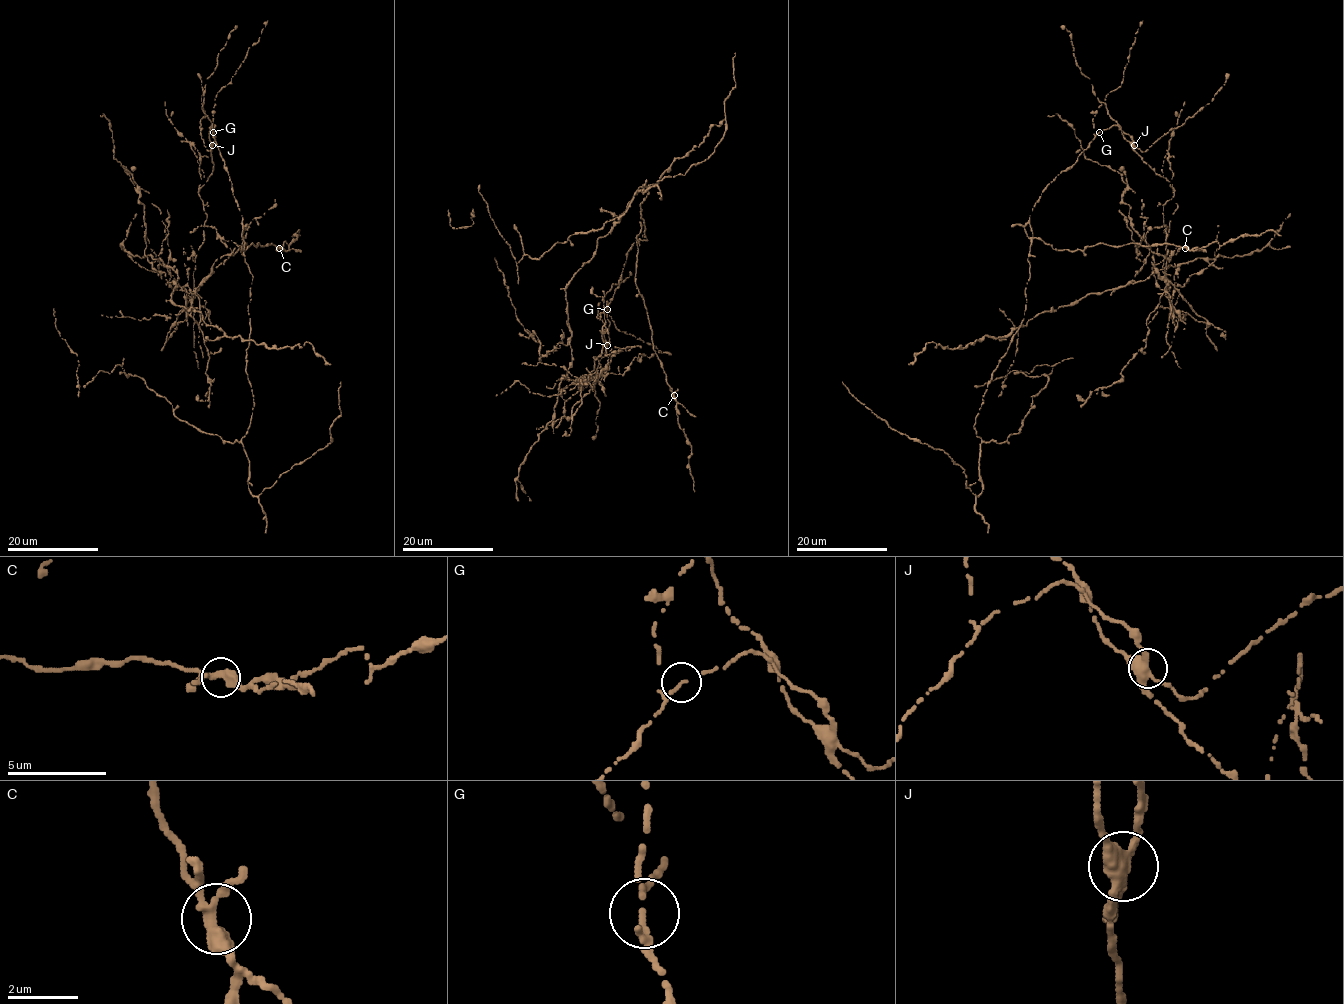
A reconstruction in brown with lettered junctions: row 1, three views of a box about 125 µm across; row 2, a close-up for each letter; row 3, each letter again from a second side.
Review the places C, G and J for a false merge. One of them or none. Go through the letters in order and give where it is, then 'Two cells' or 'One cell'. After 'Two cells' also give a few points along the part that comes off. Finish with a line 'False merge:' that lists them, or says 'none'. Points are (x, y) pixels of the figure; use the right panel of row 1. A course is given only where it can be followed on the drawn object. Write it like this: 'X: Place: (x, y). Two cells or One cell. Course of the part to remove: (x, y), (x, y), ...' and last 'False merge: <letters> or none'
C: Place: (1185, 248). One cell
G: Place: (1099, 132). One cell
J: Place: (1134, 145). Two cells. Course of the part to remove: (1134, 144), (1175, 191), (1163, 206), (1167, 293), (1166, 267), (1001, 337), (929, 342), (908, 364)
False merge: J

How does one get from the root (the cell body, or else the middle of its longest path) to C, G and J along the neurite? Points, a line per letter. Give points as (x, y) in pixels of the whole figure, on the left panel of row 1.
C: (225, 167), (242, 217), (243, 241), (240, 250), (252, 243), (256, 246), (258, 243), (272, 243), (279, 248)
G: (225, 167), (213, 132)
J: (225, 167), (213, 134), (215, 125), (213, 144)

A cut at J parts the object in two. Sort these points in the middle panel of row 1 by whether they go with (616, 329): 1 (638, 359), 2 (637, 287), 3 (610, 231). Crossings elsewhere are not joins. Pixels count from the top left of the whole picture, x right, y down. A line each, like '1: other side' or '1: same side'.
1: other side
2: same side
3: other side

